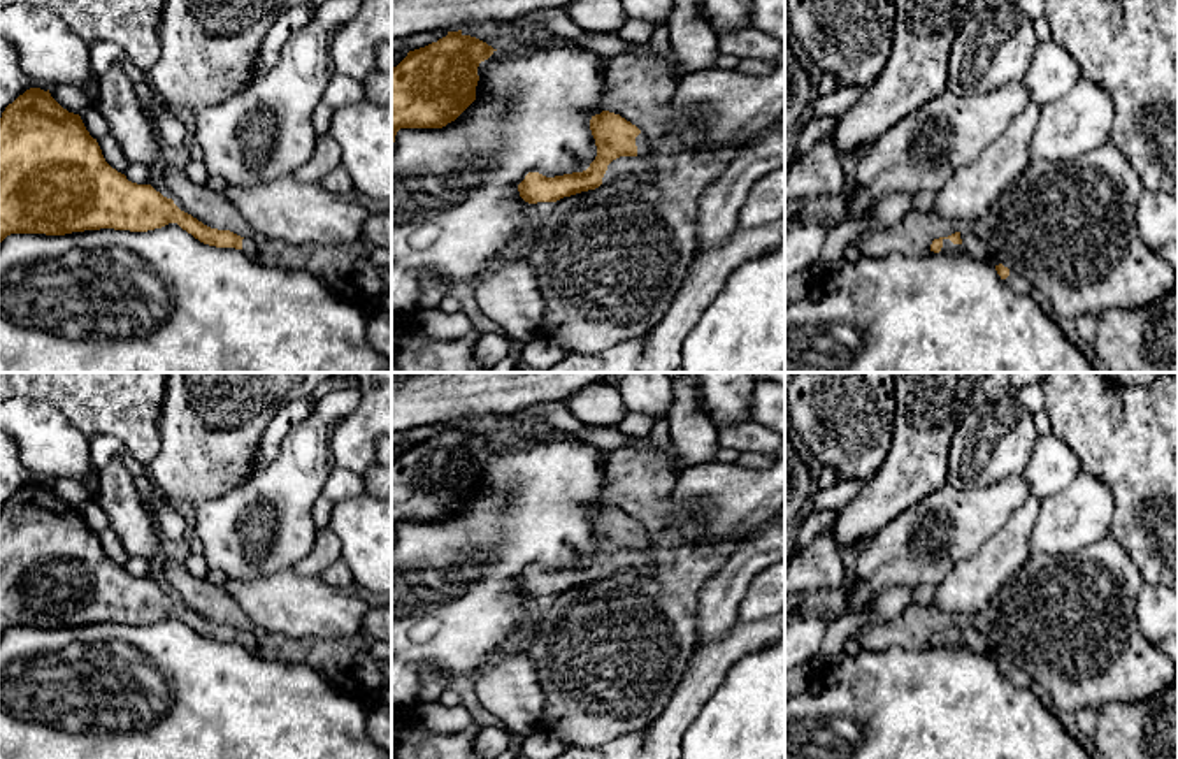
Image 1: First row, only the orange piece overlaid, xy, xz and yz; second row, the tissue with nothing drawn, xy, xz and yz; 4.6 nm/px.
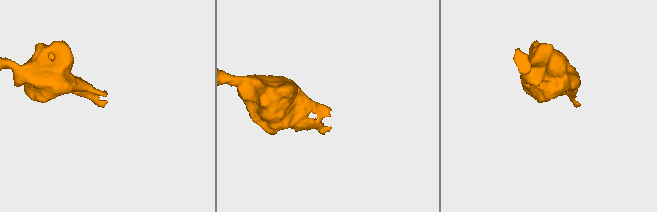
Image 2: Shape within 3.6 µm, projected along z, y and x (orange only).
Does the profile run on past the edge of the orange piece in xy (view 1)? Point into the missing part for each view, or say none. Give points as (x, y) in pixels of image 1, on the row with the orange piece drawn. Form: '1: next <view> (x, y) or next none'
1: next xy (250, 248)

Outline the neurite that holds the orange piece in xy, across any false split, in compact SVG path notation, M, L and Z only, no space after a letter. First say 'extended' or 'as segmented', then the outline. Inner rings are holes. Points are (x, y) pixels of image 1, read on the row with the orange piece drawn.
extended; M30 88L0 118L0 242L11 234L65 235L84 230L147 232L177 223L204 244L235 248L258 258L253 239L204 225L151 184L137 184L112 169L79 114L63 109L47 91Z

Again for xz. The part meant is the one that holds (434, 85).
as segmented; M462 30L409 51L391 69L391 148L400 128L442 128L474 100L478 67L497 49Z

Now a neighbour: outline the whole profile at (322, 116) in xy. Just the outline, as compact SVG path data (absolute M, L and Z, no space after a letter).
M323 100L316 105L316 109L312 111L312 126L318 135L328 134L334 112L335 111L328 104L325 104Z

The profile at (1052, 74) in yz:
M1046 40L1038 42L1022 83L1027 86L1032 102L1046 105L1067 95L1080 77L1074 58L1053 40Z

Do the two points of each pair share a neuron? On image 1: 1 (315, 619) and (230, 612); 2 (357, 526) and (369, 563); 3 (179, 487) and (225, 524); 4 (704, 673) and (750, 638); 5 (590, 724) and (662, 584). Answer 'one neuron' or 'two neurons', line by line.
1: two neurons
2: one neuron
3: two neurons
4: one neuron
5: one neuron

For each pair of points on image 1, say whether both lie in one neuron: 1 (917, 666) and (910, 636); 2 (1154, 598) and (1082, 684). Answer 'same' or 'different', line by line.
1: different
2: different

